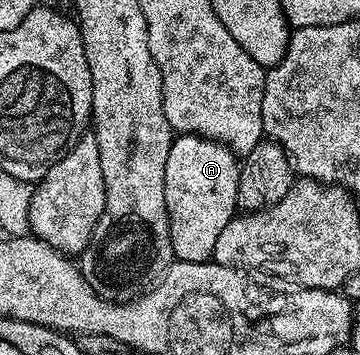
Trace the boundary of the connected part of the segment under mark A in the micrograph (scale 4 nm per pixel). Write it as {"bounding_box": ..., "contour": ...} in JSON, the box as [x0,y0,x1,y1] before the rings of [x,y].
{"bounding_box":[165,134,240,264],"contour":[[[188,134],[174,139],[167,154],[165,201],[171,246],[177,260],[204,264],[212,257],[219,234],[238,211],[240,173],[239,157],[228,144]]]}

